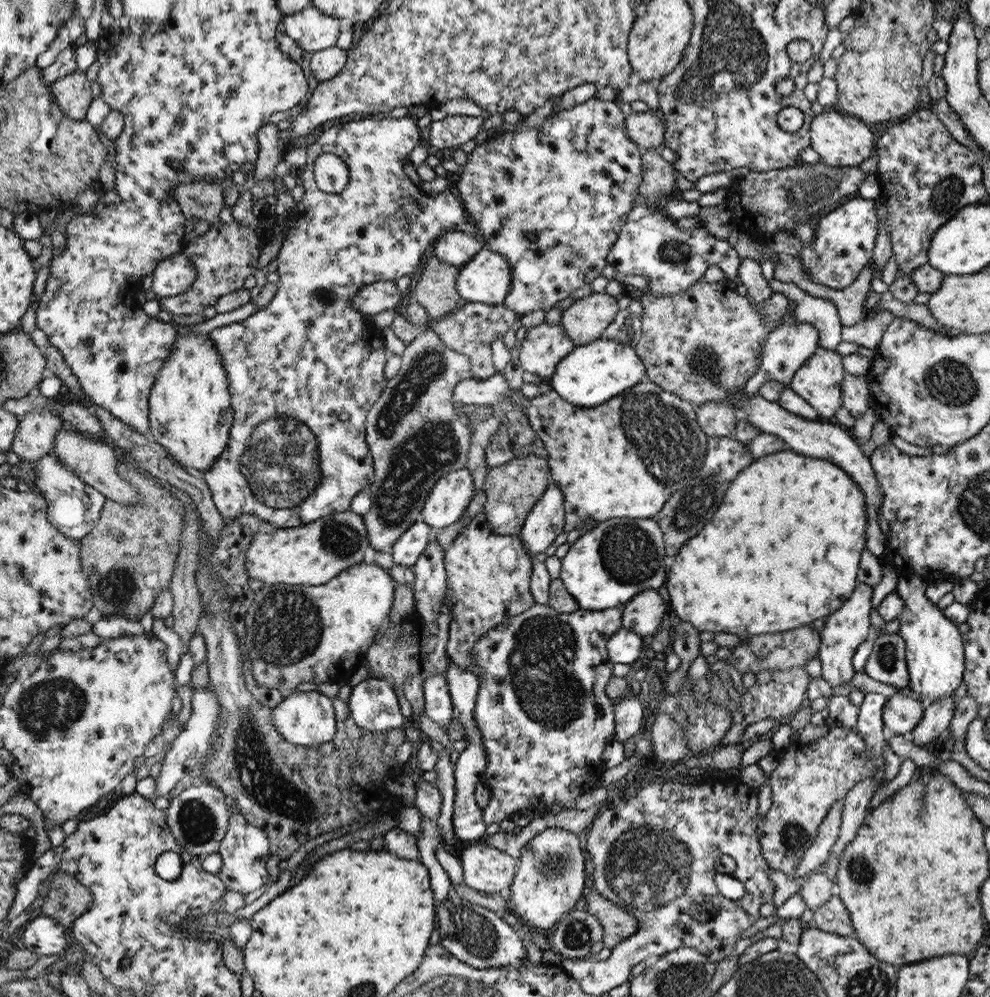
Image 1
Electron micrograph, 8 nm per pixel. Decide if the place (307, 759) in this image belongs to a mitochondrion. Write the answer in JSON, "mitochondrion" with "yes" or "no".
{"mitochondrion":"no"}

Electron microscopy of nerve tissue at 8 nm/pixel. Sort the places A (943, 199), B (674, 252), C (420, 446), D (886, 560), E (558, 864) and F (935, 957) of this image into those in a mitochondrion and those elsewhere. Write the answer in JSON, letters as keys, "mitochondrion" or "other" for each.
{"A":"mitochondrion","B":"mitochondrion","C":"mitochondrion","D":"other","E":"mitochondrion","F":"other"}

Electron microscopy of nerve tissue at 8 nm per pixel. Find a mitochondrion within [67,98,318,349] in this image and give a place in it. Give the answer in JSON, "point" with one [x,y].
{"point":[87,284]}

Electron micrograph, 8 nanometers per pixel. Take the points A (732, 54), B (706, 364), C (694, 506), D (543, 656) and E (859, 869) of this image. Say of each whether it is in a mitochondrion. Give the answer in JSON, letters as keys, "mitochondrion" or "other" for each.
{"A":"mitochondrion","B":"mitochondrion","C":"mitochondrion","D":"mitochondrion","E":"mitochondrion"}

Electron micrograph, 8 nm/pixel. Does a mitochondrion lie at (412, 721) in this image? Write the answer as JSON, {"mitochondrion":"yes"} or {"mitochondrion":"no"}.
{"mitochondrion":"no"}

